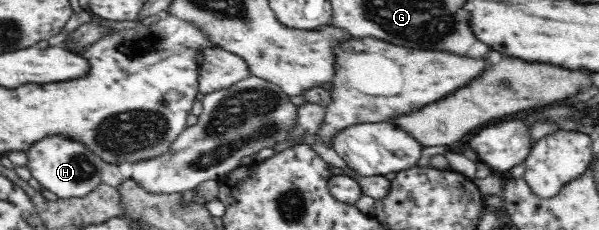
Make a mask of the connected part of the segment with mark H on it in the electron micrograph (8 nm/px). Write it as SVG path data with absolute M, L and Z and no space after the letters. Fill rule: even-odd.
M49 135L29 147L26 154L26 166L30 169L33 179L37 179L41 188L55 193L59 198L84 197L102 184L101 170L105 161L78 139Z

